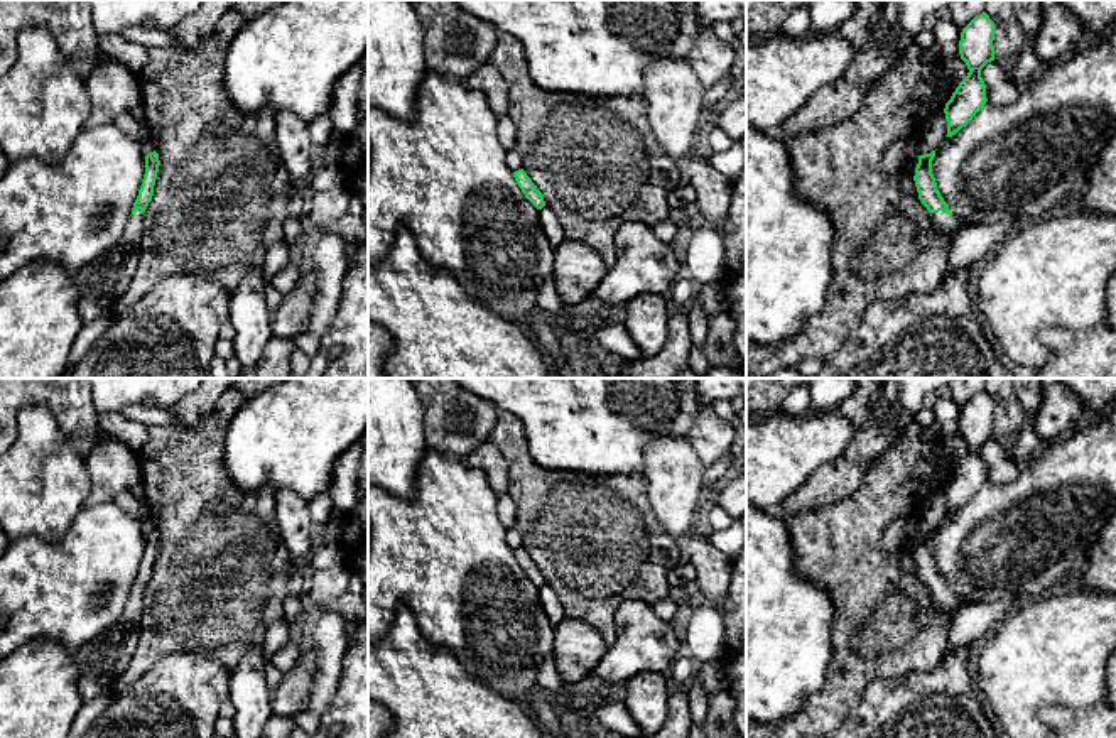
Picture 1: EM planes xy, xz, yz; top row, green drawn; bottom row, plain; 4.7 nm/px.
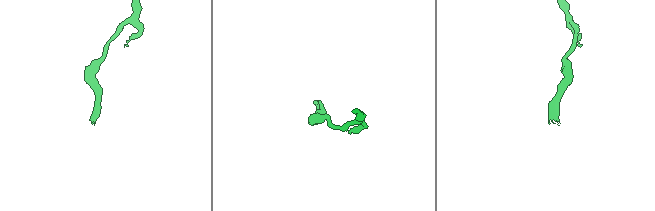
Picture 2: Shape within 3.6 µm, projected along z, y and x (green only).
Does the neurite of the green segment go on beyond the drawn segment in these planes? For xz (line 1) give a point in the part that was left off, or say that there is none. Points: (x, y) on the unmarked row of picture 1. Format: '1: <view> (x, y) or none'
1: none

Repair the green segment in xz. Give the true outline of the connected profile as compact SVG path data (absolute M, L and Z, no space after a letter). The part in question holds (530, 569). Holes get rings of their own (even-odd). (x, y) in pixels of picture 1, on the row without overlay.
M518 547L513 551L513 556L525 572L525 576L537 586L542 588L545 584L542 571L537 567L537 564L532 561L532 557L527 554L523 547Z

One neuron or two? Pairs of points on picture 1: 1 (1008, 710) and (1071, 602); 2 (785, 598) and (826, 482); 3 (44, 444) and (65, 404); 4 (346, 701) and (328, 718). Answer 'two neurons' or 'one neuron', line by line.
1: one neuron
2: two neurons
3: two neurons
4: one neuron

